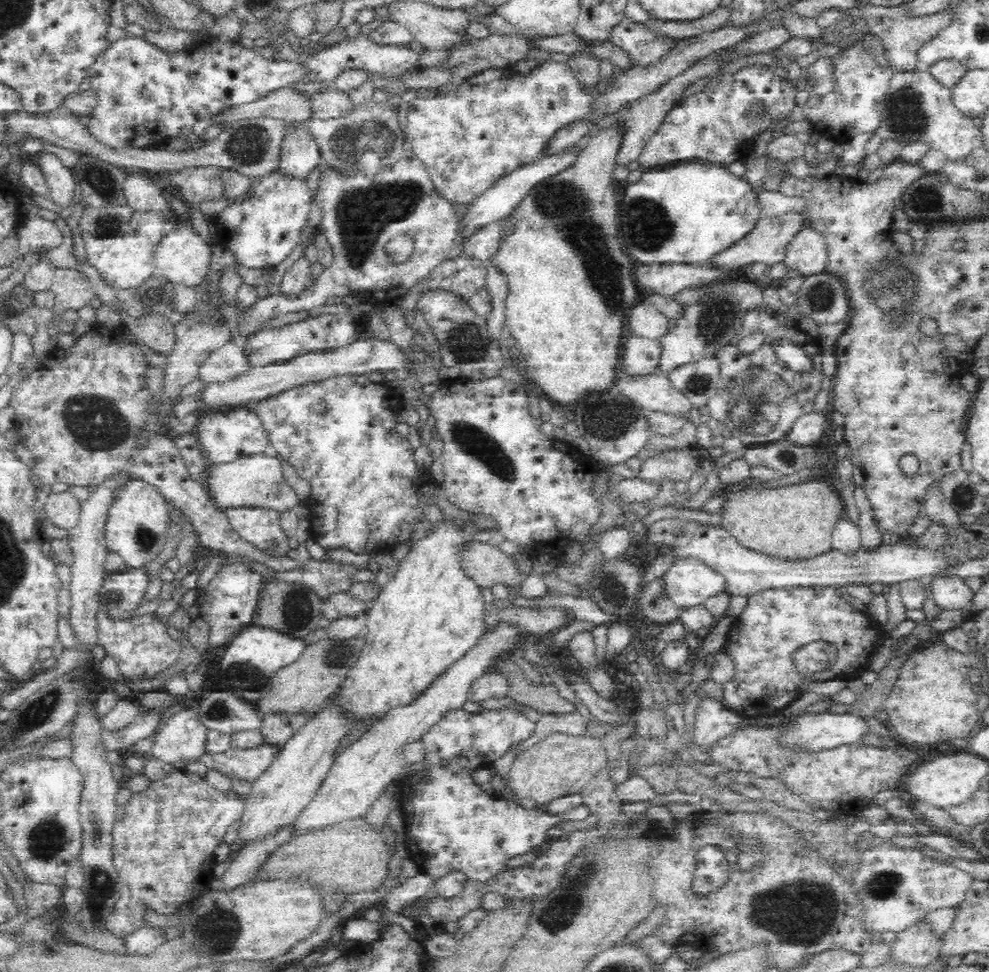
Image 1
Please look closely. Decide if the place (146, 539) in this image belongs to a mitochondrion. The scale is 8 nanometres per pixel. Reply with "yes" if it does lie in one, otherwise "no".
yes

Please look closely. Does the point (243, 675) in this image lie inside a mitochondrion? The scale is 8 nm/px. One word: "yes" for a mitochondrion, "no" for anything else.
yes

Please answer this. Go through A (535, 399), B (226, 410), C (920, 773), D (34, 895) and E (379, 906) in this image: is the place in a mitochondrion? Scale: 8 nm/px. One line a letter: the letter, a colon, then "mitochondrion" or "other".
A: other
B: other
C: other
D: other
E: other

